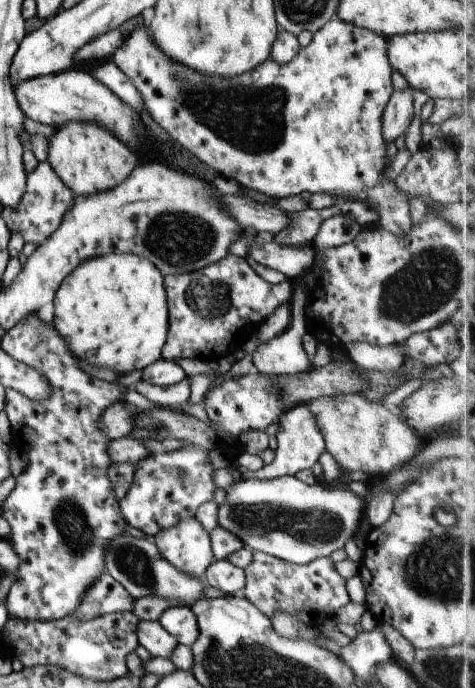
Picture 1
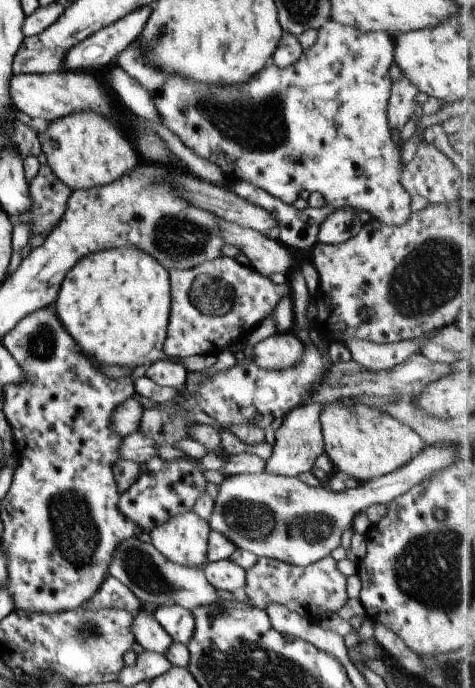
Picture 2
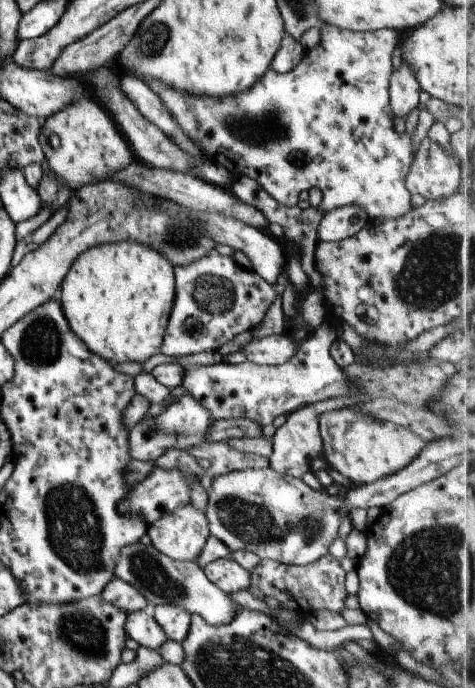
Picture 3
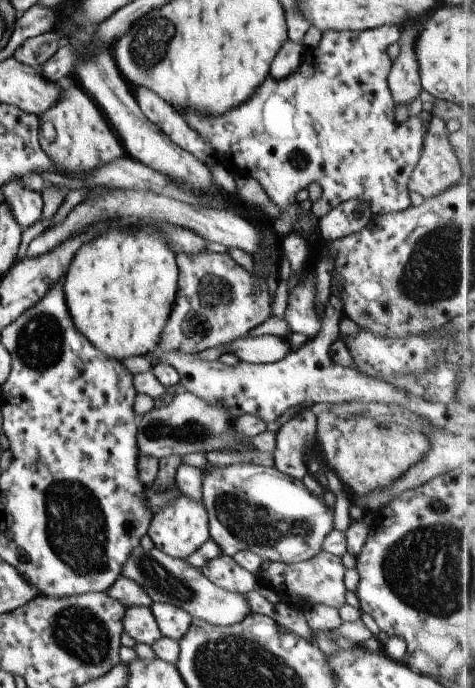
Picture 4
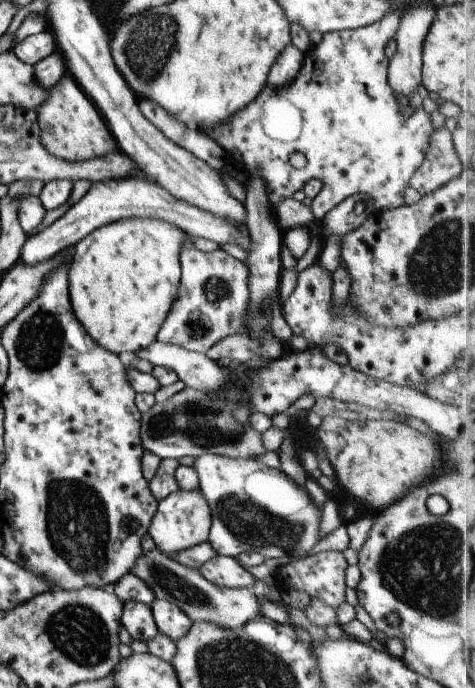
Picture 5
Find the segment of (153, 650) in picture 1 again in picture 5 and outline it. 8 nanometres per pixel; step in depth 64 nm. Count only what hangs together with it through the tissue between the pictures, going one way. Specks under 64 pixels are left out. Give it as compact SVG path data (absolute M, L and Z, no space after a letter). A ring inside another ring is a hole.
M128 600L122 602L120 626L125 628L133 640L143 641L158 633L150 605Z

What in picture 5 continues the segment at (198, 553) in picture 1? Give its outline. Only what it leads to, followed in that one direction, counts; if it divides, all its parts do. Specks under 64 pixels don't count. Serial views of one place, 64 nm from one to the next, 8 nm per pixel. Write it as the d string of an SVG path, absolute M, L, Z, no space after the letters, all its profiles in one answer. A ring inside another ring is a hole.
M177 489L177 492L157 501L156 511L148 526L147 534L151 536L159 551L173 556L177 552L185 552L193 546L205 543L208 540L210 524L209 506L199 489L191 492Z

